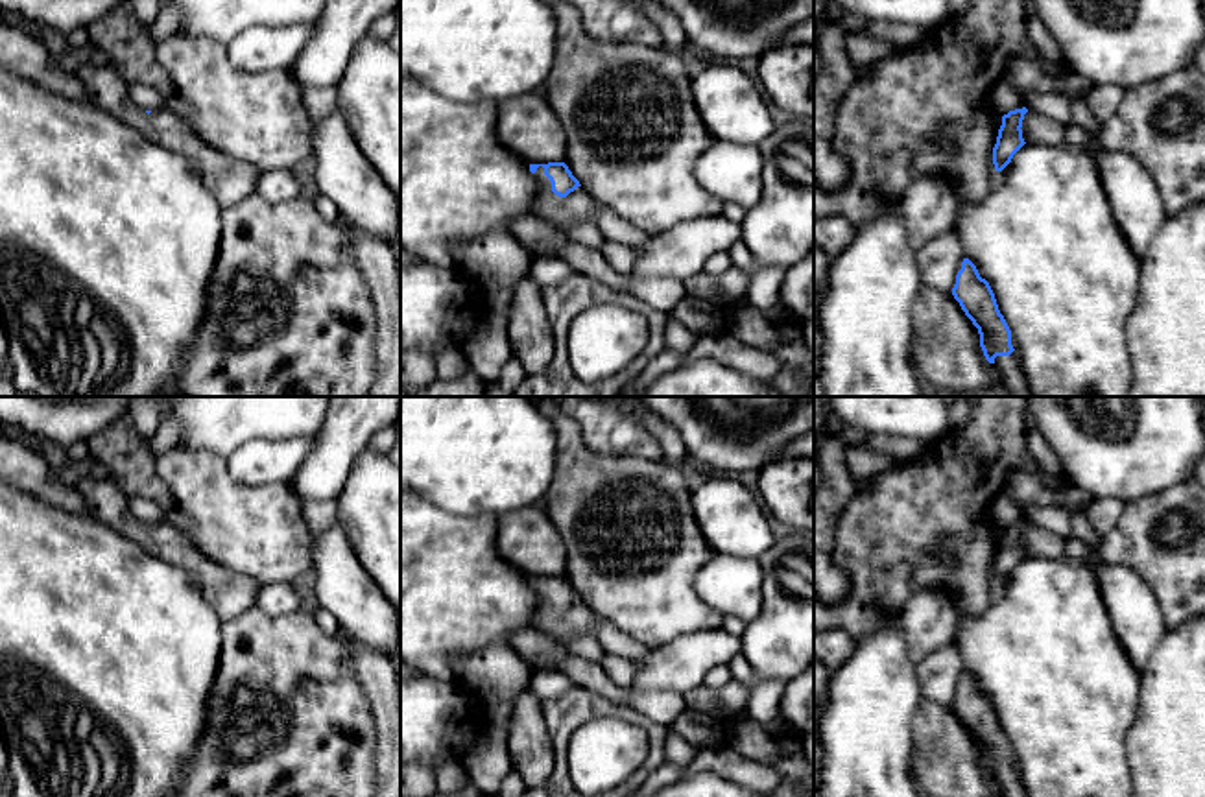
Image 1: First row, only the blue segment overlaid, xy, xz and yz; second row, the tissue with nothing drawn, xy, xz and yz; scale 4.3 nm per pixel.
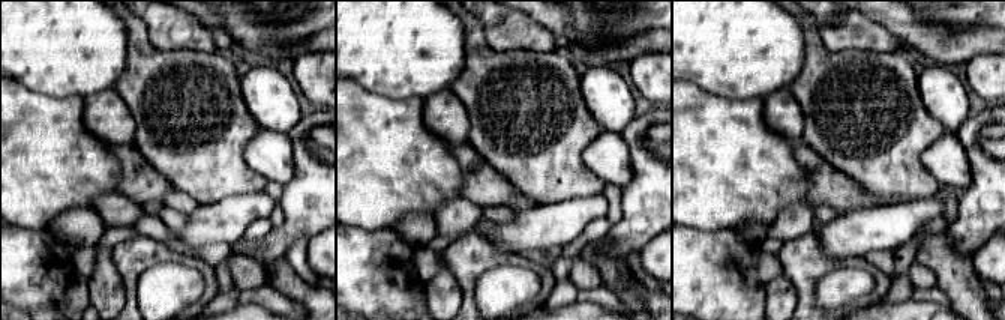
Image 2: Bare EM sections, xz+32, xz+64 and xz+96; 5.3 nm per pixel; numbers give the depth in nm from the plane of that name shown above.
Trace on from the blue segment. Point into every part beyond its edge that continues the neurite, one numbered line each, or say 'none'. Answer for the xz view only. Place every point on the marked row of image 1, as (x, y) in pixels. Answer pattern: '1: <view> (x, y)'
1: xz (578, 207)

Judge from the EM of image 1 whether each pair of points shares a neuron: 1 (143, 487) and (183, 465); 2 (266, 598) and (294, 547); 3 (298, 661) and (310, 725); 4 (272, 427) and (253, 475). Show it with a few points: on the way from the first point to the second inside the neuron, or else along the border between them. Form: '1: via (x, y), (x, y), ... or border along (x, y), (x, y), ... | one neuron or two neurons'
1: border along (154, 460), (155, 473), (176, 506) | two neurons
2: border along (292, 582), (268, 582), (264, 585) | two neurons
3: via (292, 678), (292, 703), (296, 709) | one neuron
4: border along (309, 436), (250, 440), (226, 458) | two neurons

